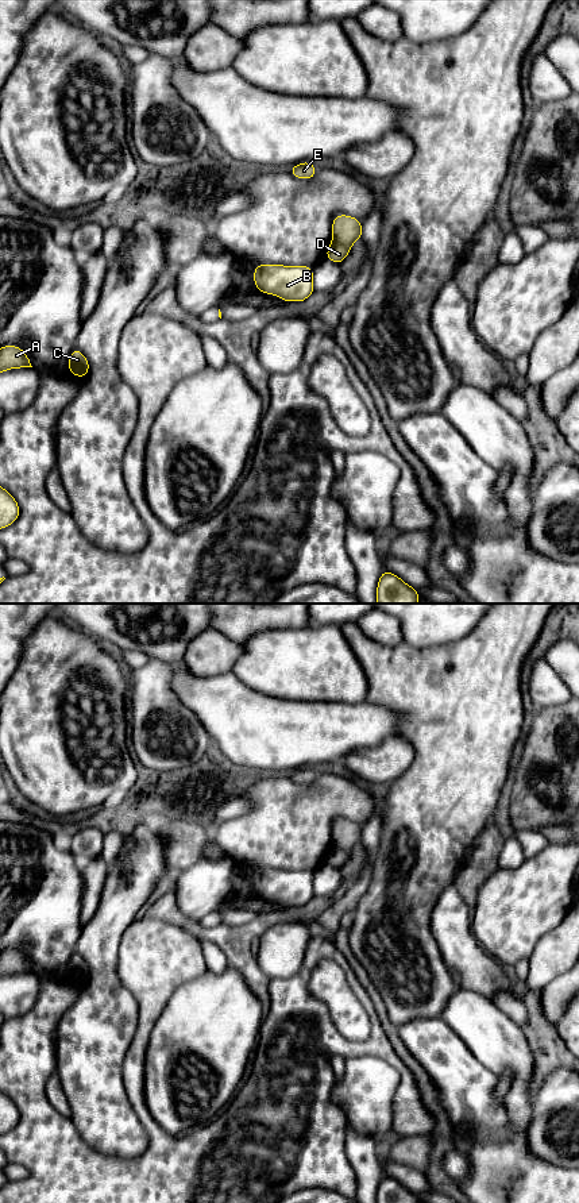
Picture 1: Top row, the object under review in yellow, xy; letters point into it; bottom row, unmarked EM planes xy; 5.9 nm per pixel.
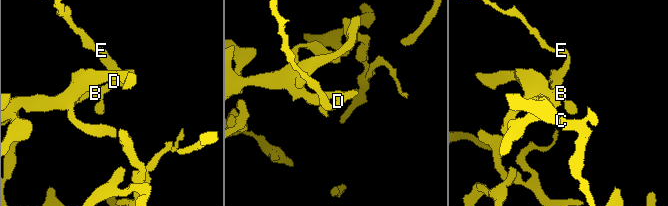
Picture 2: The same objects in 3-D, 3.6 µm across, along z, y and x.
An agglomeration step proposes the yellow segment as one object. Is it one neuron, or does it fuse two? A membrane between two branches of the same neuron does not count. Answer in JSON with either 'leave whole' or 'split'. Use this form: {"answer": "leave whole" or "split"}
{"answer": "split"}

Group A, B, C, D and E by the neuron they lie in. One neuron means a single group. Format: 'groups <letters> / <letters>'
groups A B C D / E

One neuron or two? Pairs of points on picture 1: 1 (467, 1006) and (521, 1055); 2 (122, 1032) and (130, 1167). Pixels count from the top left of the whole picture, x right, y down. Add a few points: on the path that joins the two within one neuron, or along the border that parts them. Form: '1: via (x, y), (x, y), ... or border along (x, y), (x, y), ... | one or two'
1: via (481, 1020), (508, 1047) | one
2: border along (135, 1030), (123, 1060), (124, 1091) | two

